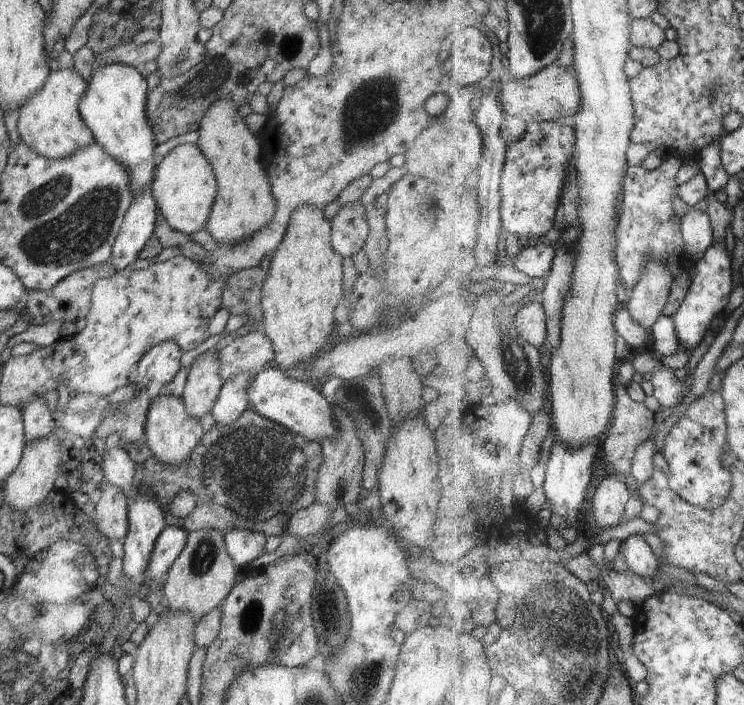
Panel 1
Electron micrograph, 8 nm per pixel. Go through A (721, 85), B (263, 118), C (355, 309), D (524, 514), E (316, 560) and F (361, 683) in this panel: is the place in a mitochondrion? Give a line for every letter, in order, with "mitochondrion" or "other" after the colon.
A: mitochondrion
B: other
C: other
D: other
E: other
F: mitochondrion

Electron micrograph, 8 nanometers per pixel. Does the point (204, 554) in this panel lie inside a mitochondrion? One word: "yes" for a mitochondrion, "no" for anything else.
yes

